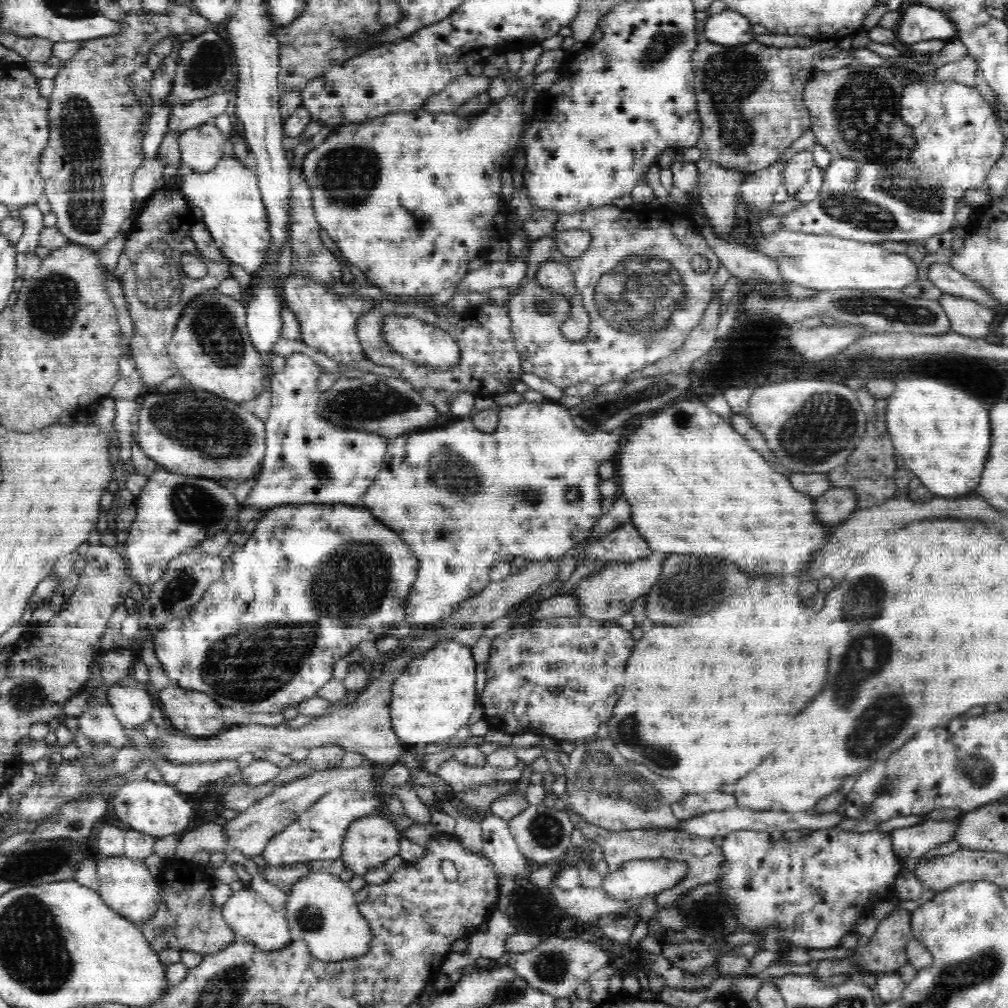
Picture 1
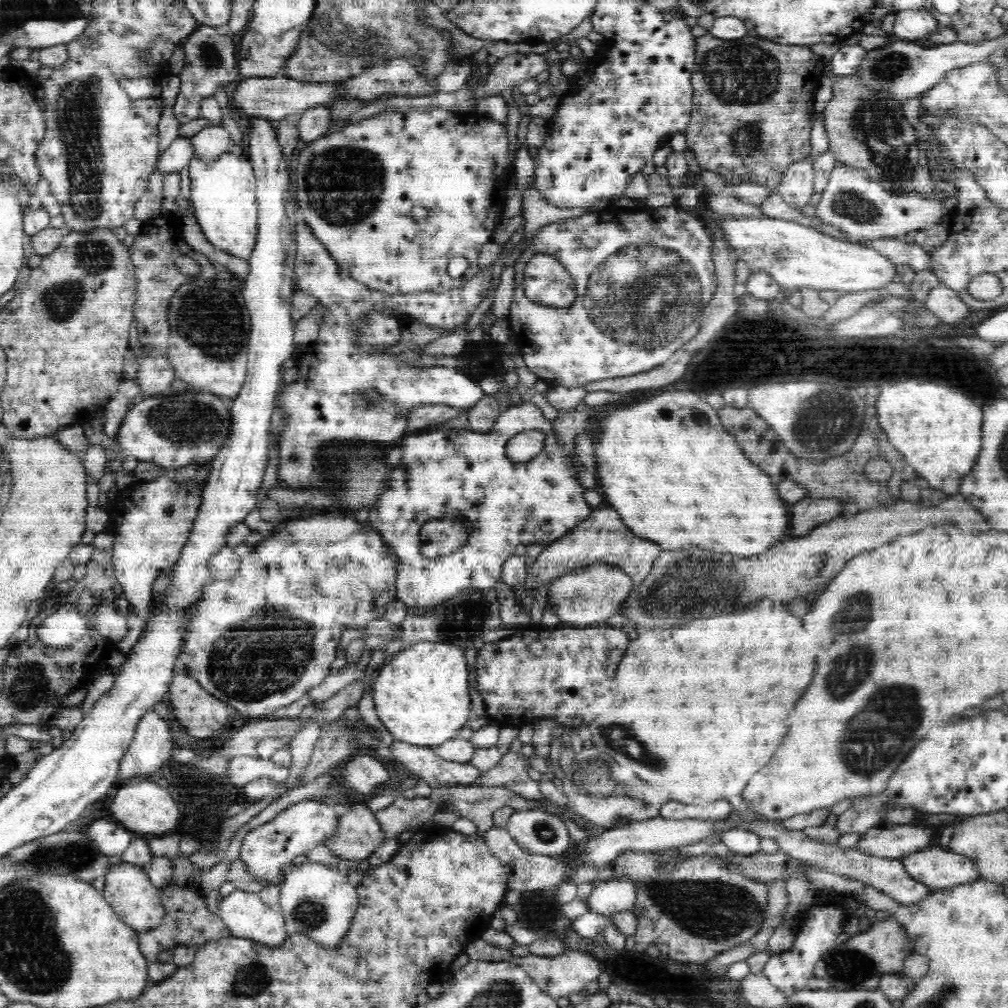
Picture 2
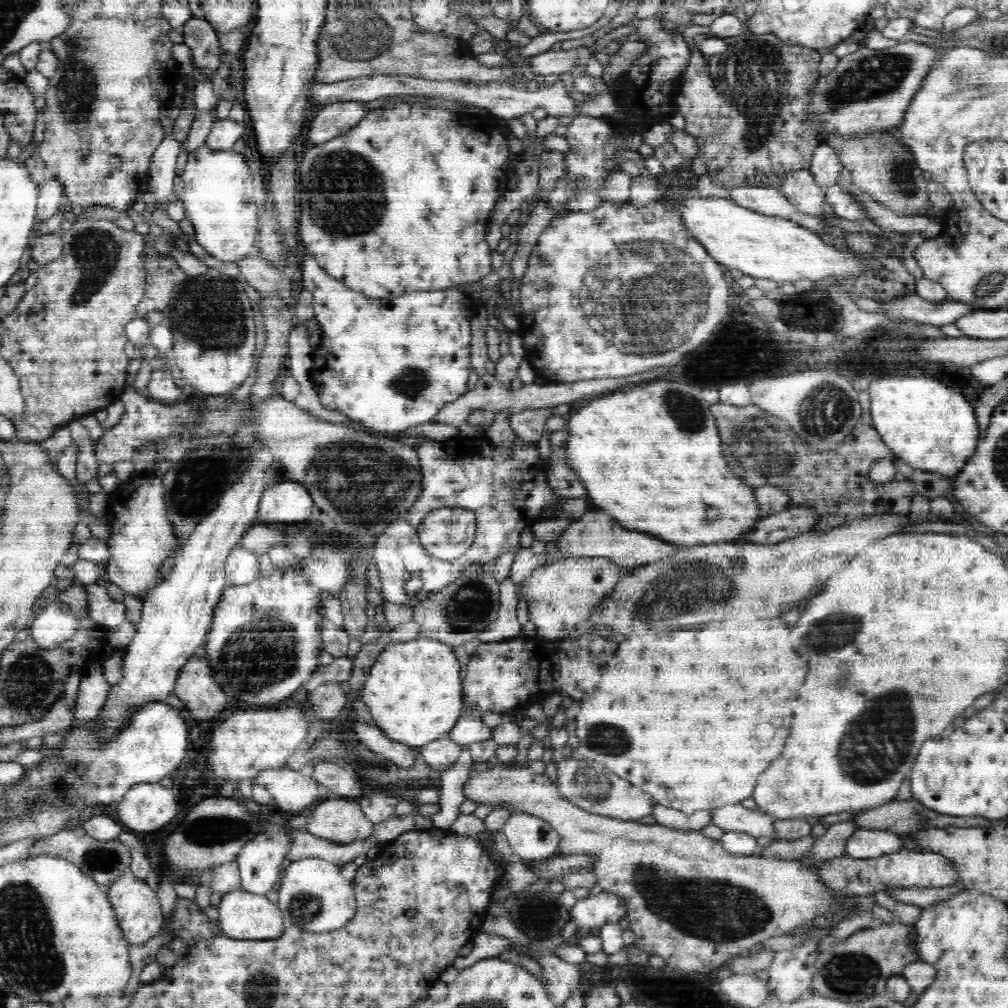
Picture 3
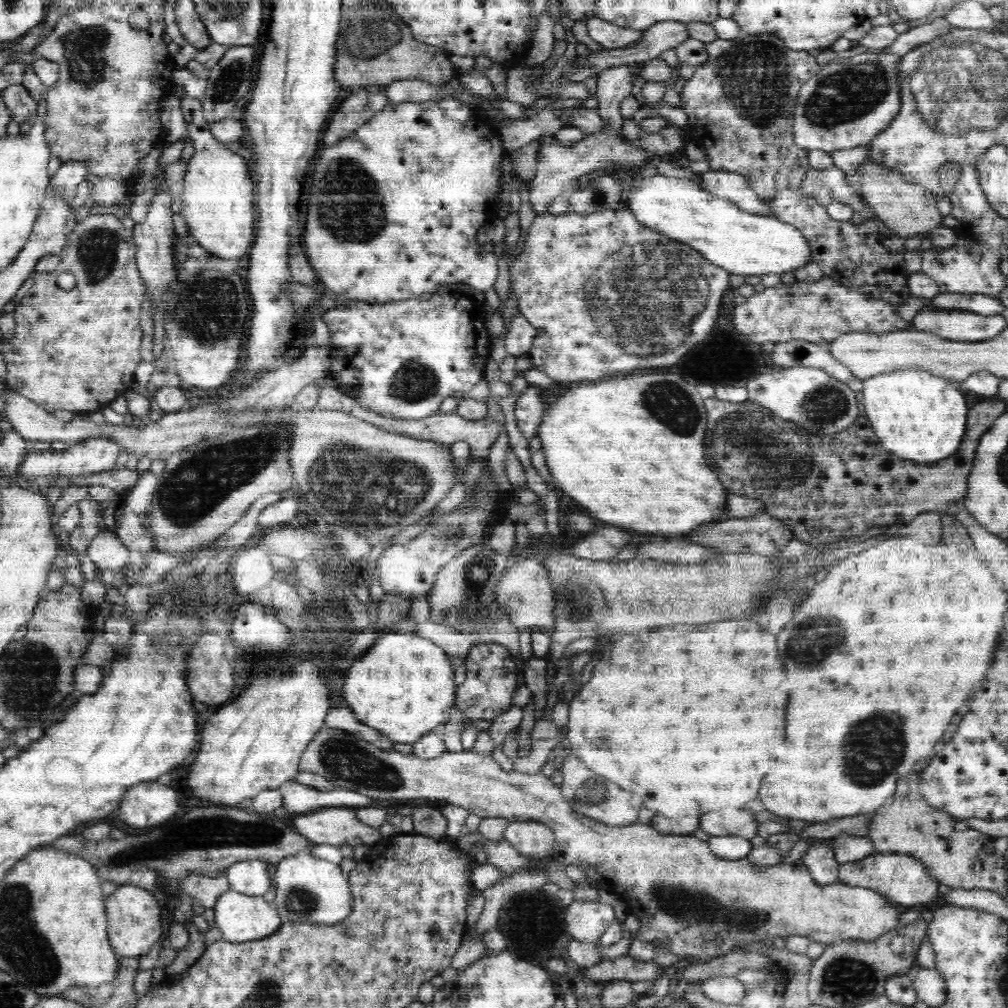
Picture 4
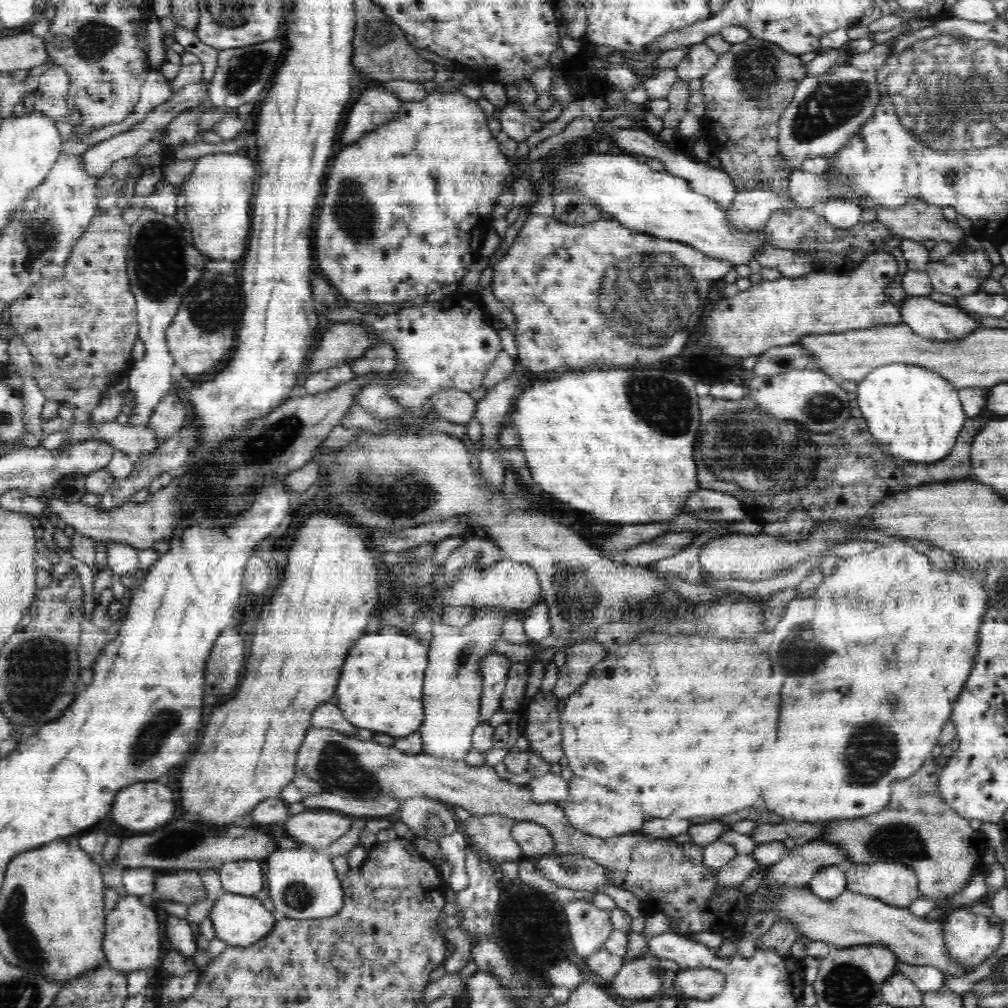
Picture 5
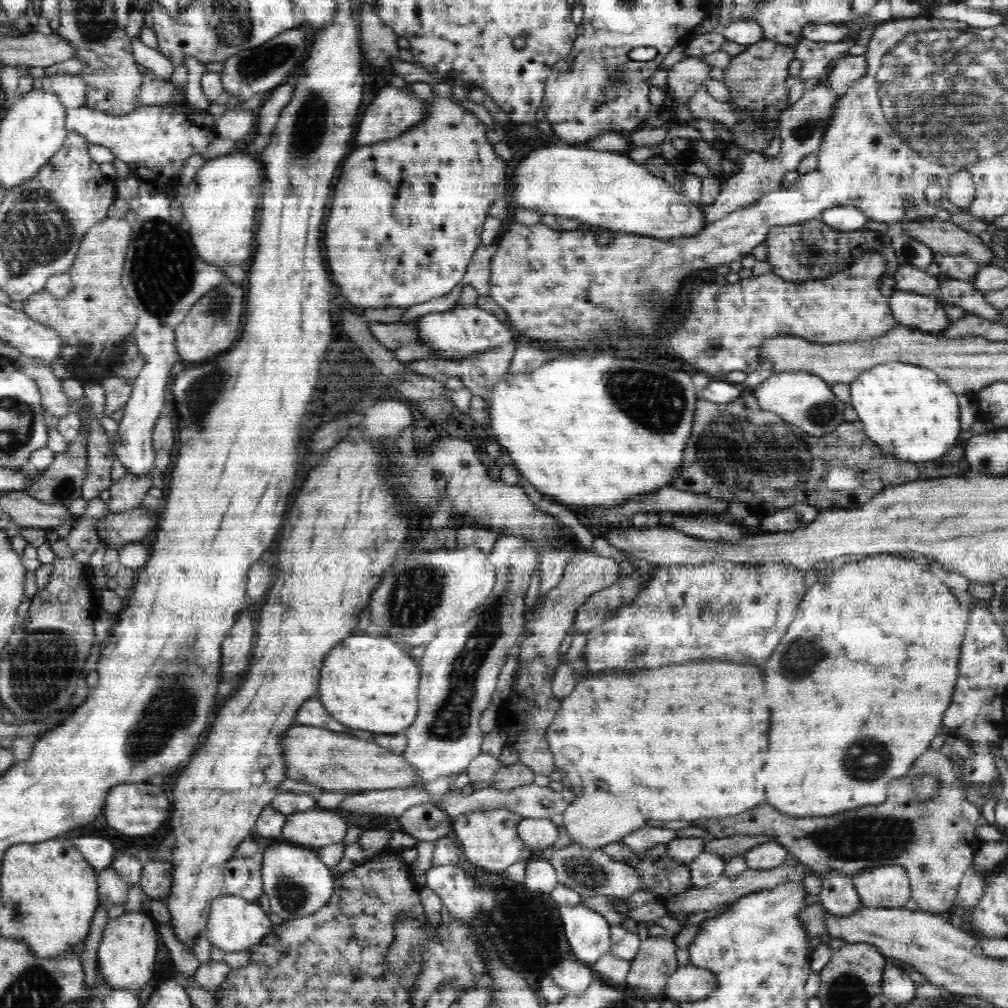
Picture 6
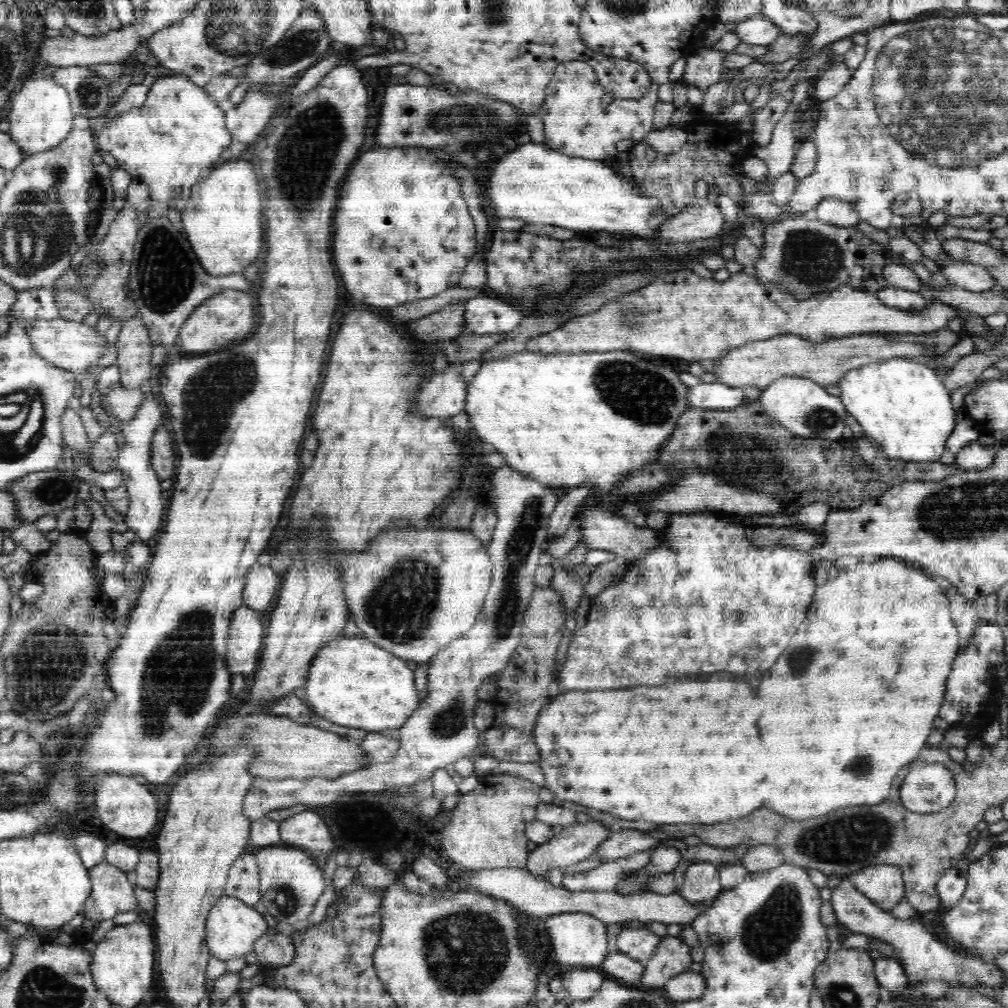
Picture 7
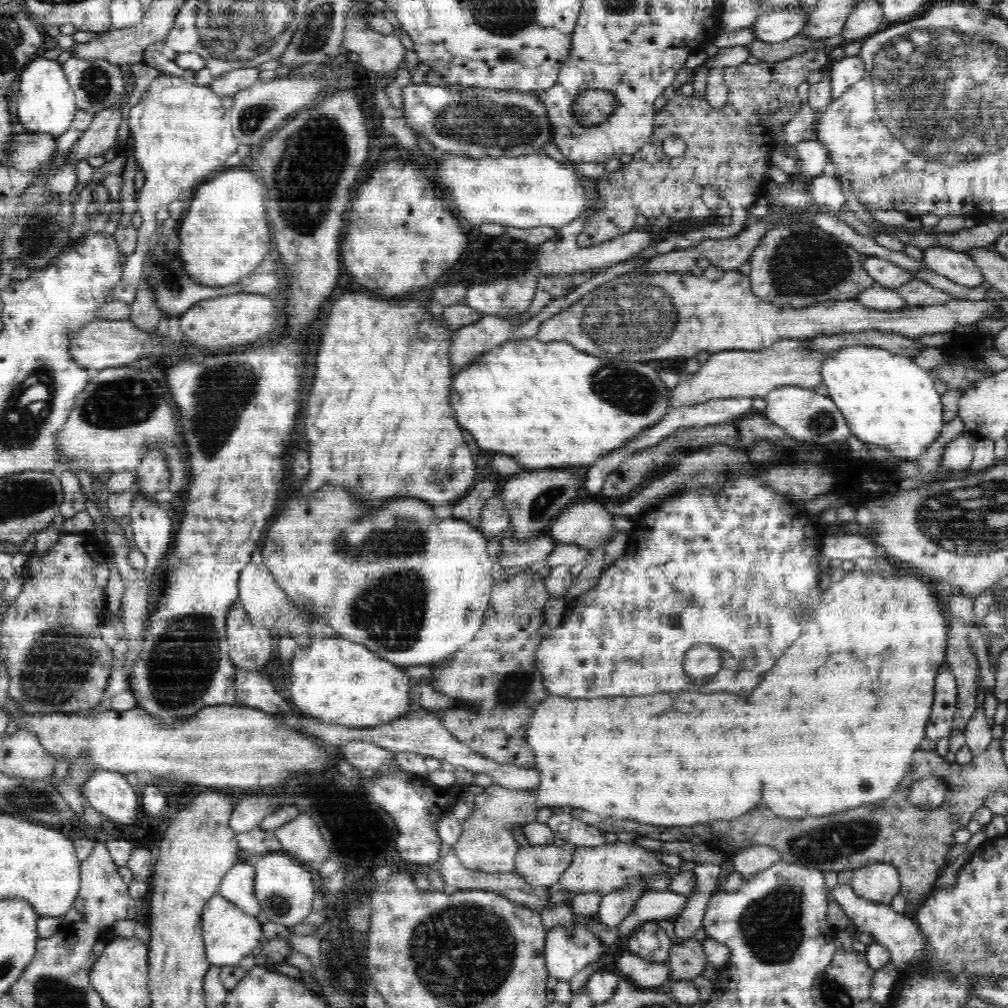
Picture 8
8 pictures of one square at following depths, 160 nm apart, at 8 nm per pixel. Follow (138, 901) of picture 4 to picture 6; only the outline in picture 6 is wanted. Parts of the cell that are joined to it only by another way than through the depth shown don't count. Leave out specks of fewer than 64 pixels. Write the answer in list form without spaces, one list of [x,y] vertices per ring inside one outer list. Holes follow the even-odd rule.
[[[140,912],[122,914],[110,919],[103,930],[97,950],[97,962],[100,964],[103,980],[112,989],[126,989],[132,994],[140,992],[142,986],[150,983],[154,962],[158,956],[158,932],[156,924]]]

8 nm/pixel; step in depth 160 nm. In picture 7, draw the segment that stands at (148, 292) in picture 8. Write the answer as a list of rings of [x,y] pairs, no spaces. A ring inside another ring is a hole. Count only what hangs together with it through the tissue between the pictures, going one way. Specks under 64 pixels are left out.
[[[138,312],[123,324],[115,345],[117,346],[117,365],[121,374],[121,386],[129,390],[144,386],[146,380],[152,376],[154,368],[150,365],[150,359],[152,358],[150,335],[148,335],[146,325],[144,325],[144,321],[142,321]]]

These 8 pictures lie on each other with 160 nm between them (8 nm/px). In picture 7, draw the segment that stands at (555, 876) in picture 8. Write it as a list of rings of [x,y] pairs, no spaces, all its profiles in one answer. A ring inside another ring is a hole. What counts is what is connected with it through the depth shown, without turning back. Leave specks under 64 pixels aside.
[[[591,818],[587,823],[576,822],[562,828],[560,834],[552,837],[548,842],[538,844],[538,846],[528,854],[527,862],[524,868],[534,876],[540,879],[546,878],[550,870],[564,868],[564,866],[574,865],[586,860],[589,856],[594,855],[595,848],[609,837],[608,827],[605,827]]]

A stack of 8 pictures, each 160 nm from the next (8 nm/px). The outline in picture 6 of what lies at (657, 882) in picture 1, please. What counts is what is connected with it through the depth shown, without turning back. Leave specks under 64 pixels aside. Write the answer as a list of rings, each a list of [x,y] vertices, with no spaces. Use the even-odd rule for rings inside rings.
[[[581,900],[572,905],[560,906],[560,918],[564,924],[568,944],[577,960],[590,965],[611,950],[611,924],[599,912],[586,907]]]

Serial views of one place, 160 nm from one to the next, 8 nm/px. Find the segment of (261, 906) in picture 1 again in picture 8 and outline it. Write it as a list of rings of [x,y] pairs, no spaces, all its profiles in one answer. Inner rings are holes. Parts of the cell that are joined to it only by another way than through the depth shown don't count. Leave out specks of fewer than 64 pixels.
[[[218,894],[210,897],[202,909],[201,925],[208,962],[219,967],[239,964],[240,960],[250,954],[258,942],[264,939],[262,924],[258,922],[256,916],[246,914],[240,906]]]

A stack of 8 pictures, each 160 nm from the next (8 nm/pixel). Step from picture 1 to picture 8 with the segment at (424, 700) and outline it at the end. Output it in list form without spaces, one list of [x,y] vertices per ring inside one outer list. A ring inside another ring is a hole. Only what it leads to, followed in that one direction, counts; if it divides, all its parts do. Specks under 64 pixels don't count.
[[[330,636],[296,651],[286,683],[288,699],[300,714],[354,728],[382,726],[406,716],[414,704],[404,669],[382,659],[361,643]]]

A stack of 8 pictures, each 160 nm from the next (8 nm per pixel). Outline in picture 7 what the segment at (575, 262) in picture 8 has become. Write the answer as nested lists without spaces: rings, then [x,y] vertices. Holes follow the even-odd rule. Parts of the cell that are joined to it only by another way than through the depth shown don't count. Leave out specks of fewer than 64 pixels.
[[[694,197],[694,200],[680,213],[671,216],[668,224],[664,224],[660,228],[660,233],[656,238],[650,238],[650,241],[662,241],[664,243],[676,242],[692,242],[700,238],[711,238],[714,234],[722,233],[722,226],[726,225],[724,217],[720,213],[717,205],[707,198]]]

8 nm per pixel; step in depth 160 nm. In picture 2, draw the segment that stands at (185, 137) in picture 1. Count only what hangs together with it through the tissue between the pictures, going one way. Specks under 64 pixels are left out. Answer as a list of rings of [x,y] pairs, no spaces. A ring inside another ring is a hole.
[[[208,125],[201,132],[191,138],[194,146],[194,158],[205,165],[212,165],[221,154],[229,153],[232,140],[228,130],[221,125]]]

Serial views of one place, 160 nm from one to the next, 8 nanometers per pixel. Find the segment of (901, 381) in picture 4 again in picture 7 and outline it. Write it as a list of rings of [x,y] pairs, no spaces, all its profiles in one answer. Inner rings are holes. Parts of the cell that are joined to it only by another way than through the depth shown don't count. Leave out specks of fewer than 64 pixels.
[[[891,358],[875,362],[846,373],[836,385],[846,412],[856,419],[863,432],[884,448],[886,456],[902,460],[939,460],[944,454],[946,440],[957,425],[957,413],[952,409],[949,390],[944,387],[943,378],[922,361],[909,358]]]

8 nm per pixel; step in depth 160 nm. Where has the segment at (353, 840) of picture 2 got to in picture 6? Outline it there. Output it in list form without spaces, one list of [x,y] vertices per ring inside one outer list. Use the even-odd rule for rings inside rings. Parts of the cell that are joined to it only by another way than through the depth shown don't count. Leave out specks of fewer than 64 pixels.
[[[308,810],[288,814],[281,840],[308,848],[328,846],[342,842],[348,824],[342,816],[326,810]]]

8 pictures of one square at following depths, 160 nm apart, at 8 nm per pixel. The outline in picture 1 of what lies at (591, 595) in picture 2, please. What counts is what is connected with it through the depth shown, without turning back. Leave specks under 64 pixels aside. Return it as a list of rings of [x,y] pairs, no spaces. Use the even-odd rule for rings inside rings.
[[[653,551],[642,560],[605,564],[600,572],[580,580],[570,596],[578,599],[582,617],[600,622],[616,622],[620,616],[631,612],[631,605],[637,598],[648,594],[657,584],[666,557],[665,553]]]

